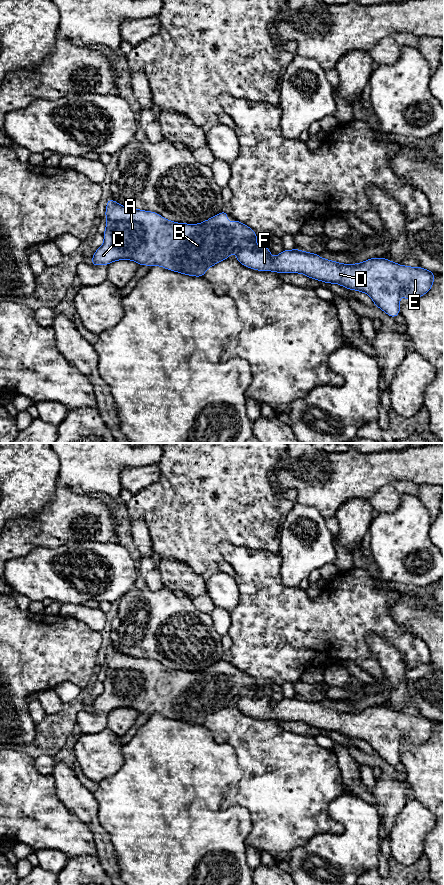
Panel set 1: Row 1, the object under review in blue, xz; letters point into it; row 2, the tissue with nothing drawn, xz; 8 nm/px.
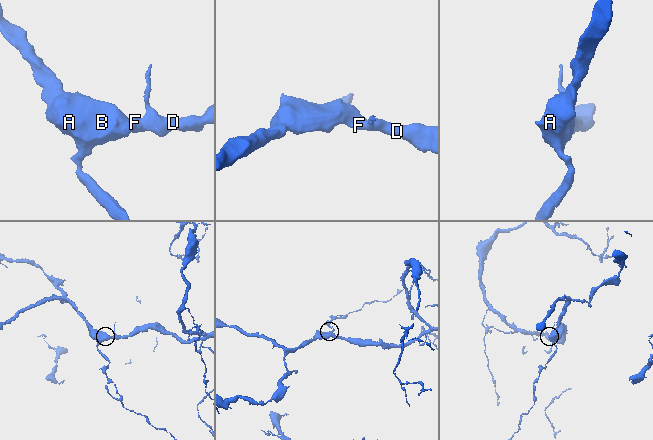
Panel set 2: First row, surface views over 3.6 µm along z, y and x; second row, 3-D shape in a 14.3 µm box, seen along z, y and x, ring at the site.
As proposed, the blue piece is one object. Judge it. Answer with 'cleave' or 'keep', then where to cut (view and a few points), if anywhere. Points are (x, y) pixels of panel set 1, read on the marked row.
keep; no cut

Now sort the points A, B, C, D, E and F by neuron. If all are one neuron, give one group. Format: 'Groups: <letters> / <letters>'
Groups: A B C D E F

